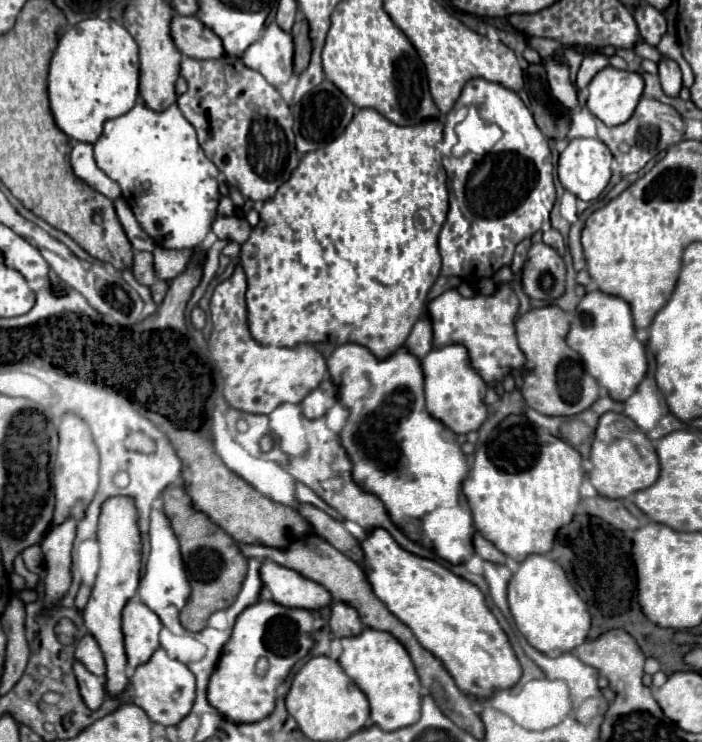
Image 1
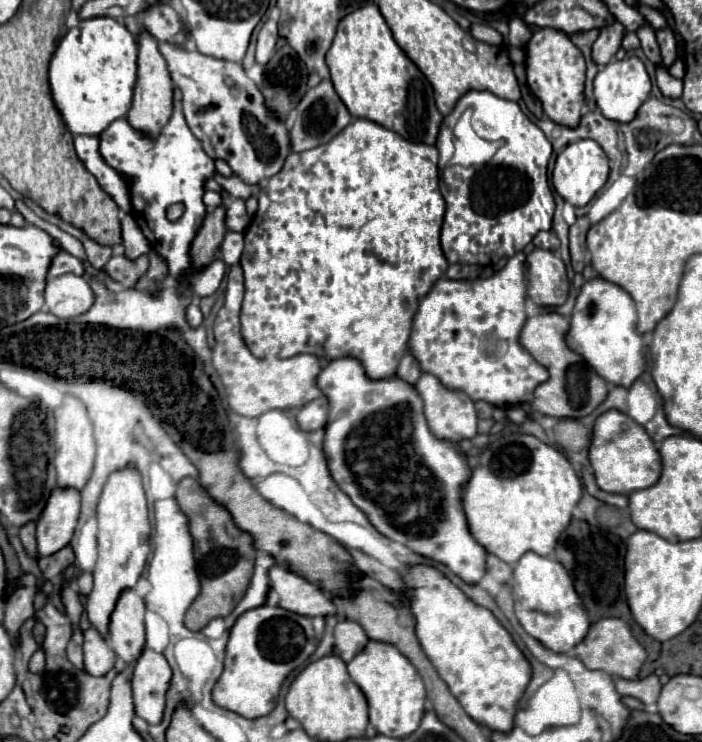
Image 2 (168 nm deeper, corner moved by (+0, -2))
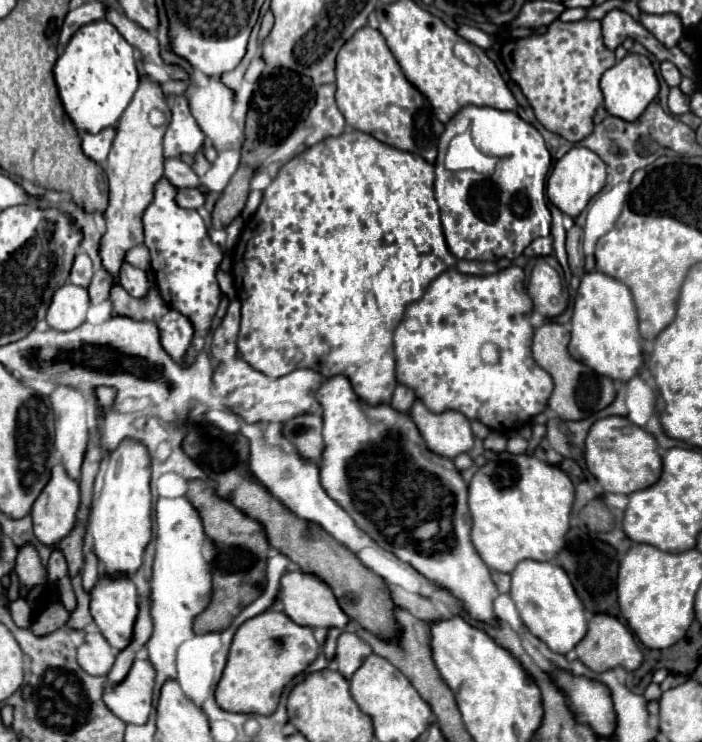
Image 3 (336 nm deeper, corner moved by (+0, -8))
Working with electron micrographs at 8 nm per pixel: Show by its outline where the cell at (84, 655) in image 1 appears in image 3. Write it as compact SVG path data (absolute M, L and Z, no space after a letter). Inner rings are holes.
M96 630L84 636L84 644L78 648L78 664L92 676L106 676L116 660L114 648Z

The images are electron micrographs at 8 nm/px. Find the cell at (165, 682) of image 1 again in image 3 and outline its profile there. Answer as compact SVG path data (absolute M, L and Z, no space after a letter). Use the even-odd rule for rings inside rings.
M134 660L126 678L118 684L104 688L102 700L106 708L128 724L144 724L152 710L152 688L154 688L152 664L148 660Z

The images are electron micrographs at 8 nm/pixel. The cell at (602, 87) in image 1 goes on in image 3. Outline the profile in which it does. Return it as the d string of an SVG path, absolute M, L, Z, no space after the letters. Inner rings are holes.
M626 54L624 60L616 62L612 68L608 68L600 80L600 88L604 92L604 100L606 100L606 110L612 116L618 116L622 120L636 120L646 106L654 100L654 96L660 90L660 82L658 76L650 64L650 60L642 54Z

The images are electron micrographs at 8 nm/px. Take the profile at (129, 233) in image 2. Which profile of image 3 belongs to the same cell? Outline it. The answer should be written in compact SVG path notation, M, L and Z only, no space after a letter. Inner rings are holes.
M122 264L120 268L120 284L126 288L126 292L134 298L146 298L148 290L150 290L150 280L148 280L148 272L140 270L136 266L130 264Z

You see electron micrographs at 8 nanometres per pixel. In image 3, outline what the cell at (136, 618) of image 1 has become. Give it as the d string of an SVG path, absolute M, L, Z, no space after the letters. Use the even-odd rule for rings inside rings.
M102 574L96 586L90 590L90 614L98 630L108 640L108 644L112 644L118 650L126 648L128 640L132 640L132 628L134 628L136 614L138 614L138 594L136 594L136 586L132 578L124 574L118 574L118 576Z

